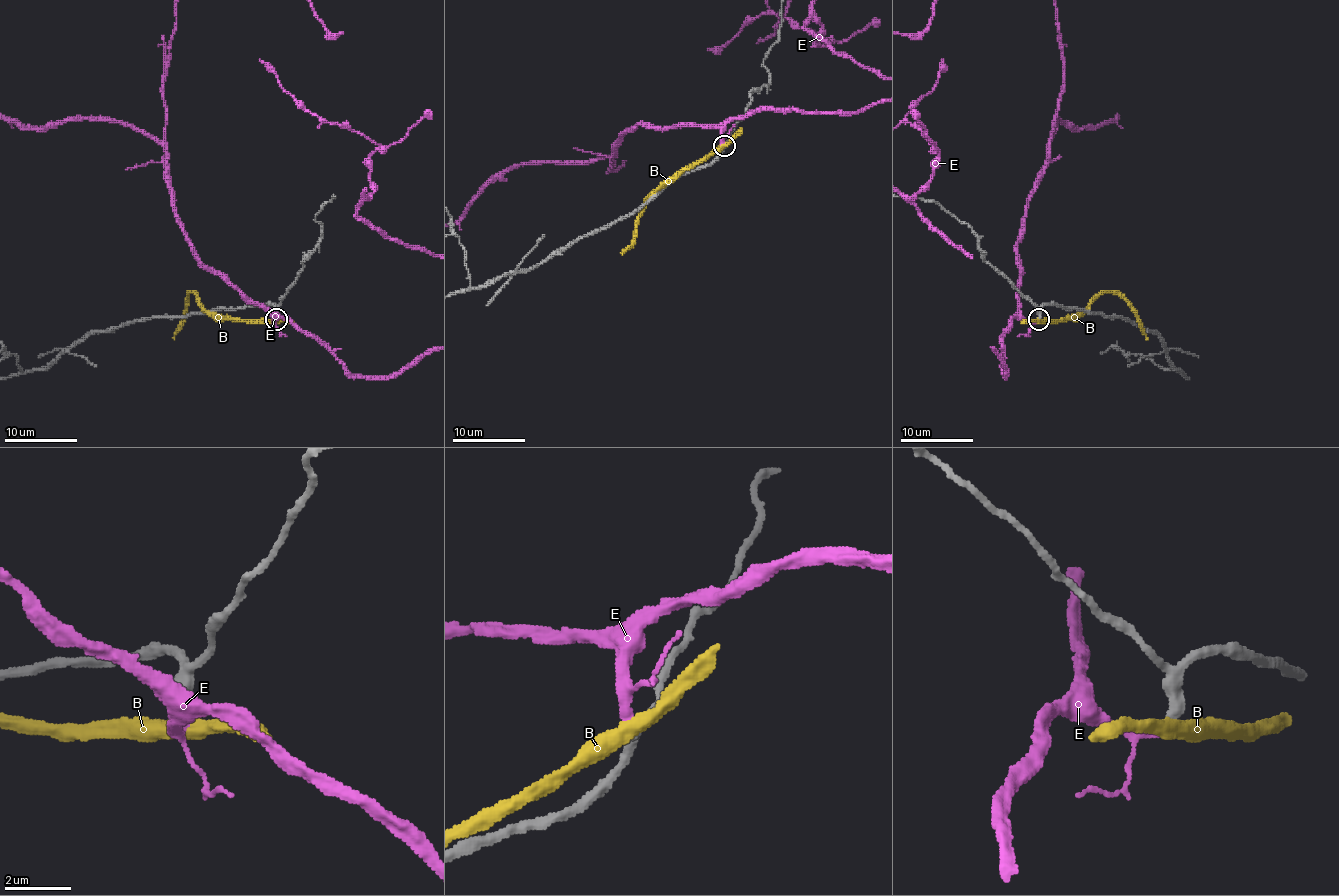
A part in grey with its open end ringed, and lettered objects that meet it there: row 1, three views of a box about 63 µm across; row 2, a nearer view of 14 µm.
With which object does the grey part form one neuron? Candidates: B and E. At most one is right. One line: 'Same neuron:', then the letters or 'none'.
Same neuron: E

